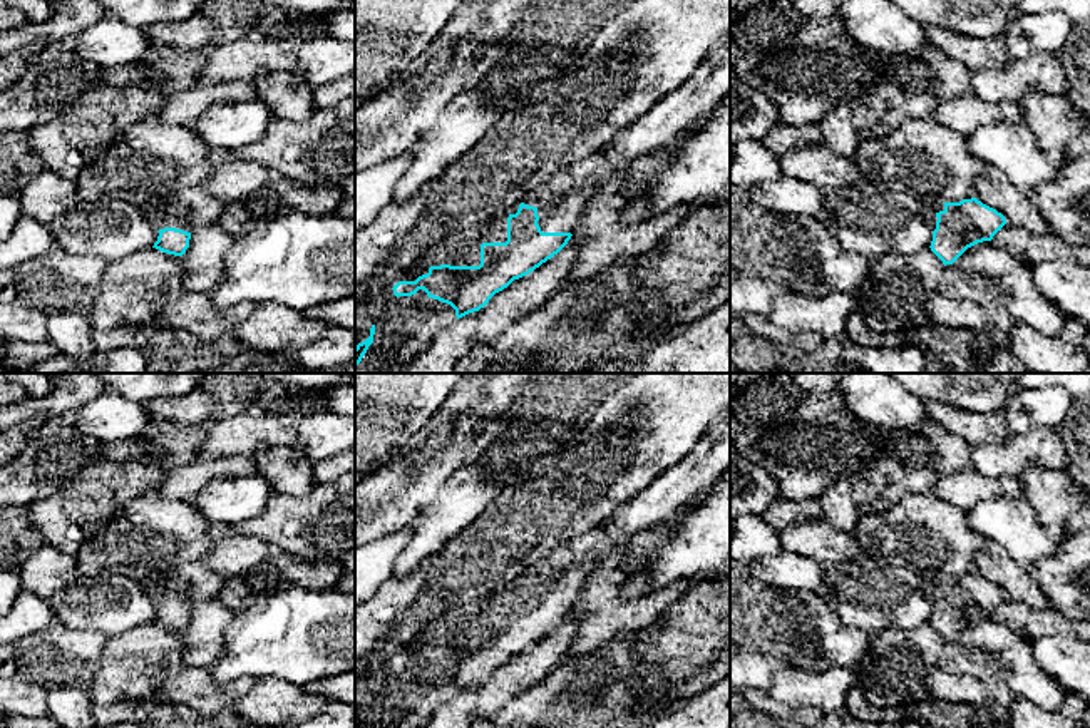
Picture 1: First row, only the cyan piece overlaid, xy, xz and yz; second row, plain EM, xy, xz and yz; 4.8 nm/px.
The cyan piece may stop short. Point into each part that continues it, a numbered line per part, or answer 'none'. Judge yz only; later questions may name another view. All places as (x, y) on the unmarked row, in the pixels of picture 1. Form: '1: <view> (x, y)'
1: yz (930, 583)

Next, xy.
1: xy (190, 584)

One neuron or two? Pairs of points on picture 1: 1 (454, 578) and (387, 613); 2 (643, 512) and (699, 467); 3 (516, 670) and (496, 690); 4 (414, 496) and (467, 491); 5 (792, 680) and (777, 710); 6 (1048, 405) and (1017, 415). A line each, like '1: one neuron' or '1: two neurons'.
1: two neurons
2: one neuron
3: one neuron
4: two neurons
5: two neurons
6: one neuron

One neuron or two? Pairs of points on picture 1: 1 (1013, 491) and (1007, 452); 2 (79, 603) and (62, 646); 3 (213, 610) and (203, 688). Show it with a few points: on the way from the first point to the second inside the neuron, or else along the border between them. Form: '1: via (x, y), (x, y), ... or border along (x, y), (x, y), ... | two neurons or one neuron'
1: border along (971, 466), (988, 477), (1015, 477) | two neurons
2: border along (57, 620), (74, 628), (99, 630), (107, 636) | two neurons
3: border along (183, 635), (179, 661), (208, 668) | two neurons

